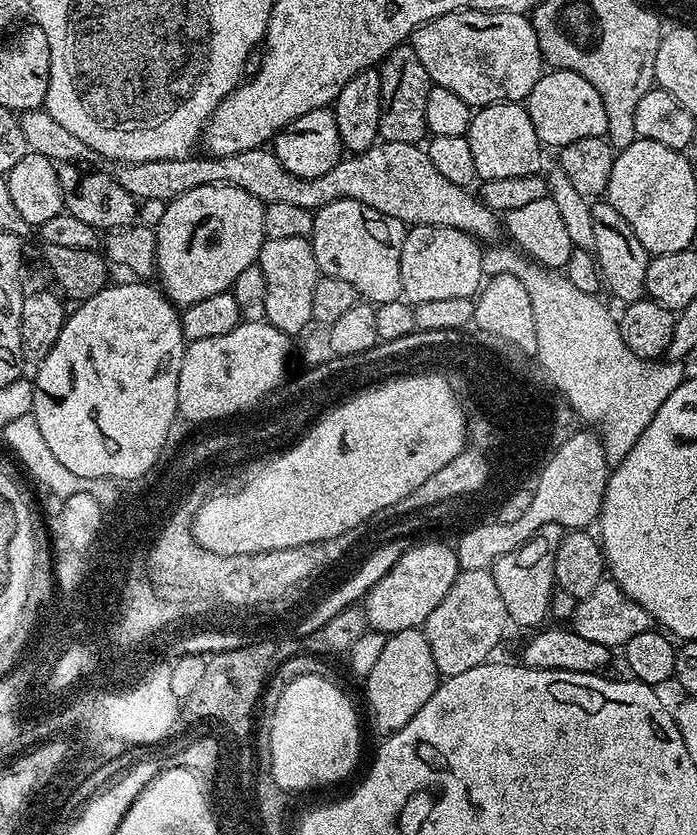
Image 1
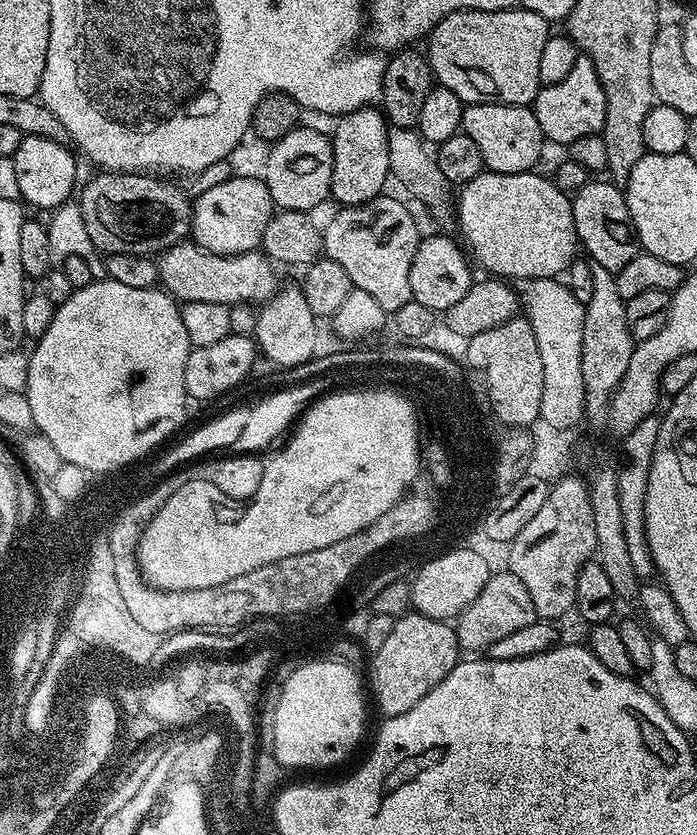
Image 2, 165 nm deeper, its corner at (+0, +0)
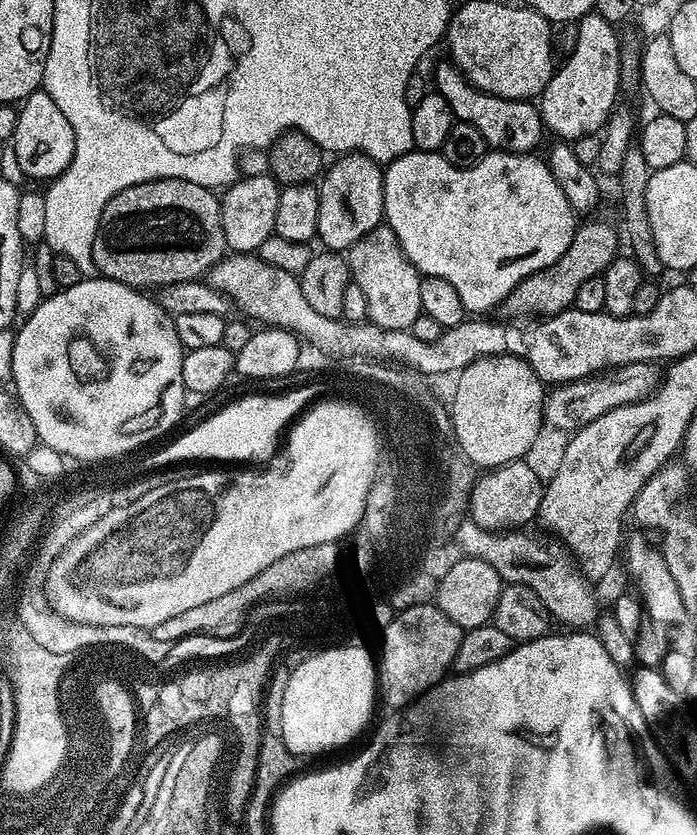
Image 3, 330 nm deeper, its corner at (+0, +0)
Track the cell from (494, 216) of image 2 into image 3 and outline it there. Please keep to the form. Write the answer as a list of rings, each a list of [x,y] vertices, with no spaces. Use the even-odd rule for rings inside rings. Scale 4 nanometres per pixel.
[[[413,150],[387,161],[383,173],[384,220],[388,228],[394,230],[406,258],[413,264],[416,271],[424,276],[446,278],[446,282],[450,282],[450,286],[454,286],[458,298],[462,298],[462,306],[465,313],[468,314],[488,314],[491,313],[488,312],[491,308],[492,311],[499,309],[501,302],[508,297],[510,290],[514,290],[514,286],[518,286],[518,282],[522,282],[522,278],[558,262],[558,258],[562,258],[562,254],[566,254],[578,227],[577,213],[572,211],[570,202],[566,202],[566,194],[562,194],[562,186],[558,186],[558,182],[552,171],[548,169],[547,163],[541,157],[539,160],[536,154],[490,150],[481,160],[475,160],[472,164],[461,166],[450,163],[440,152]]]

